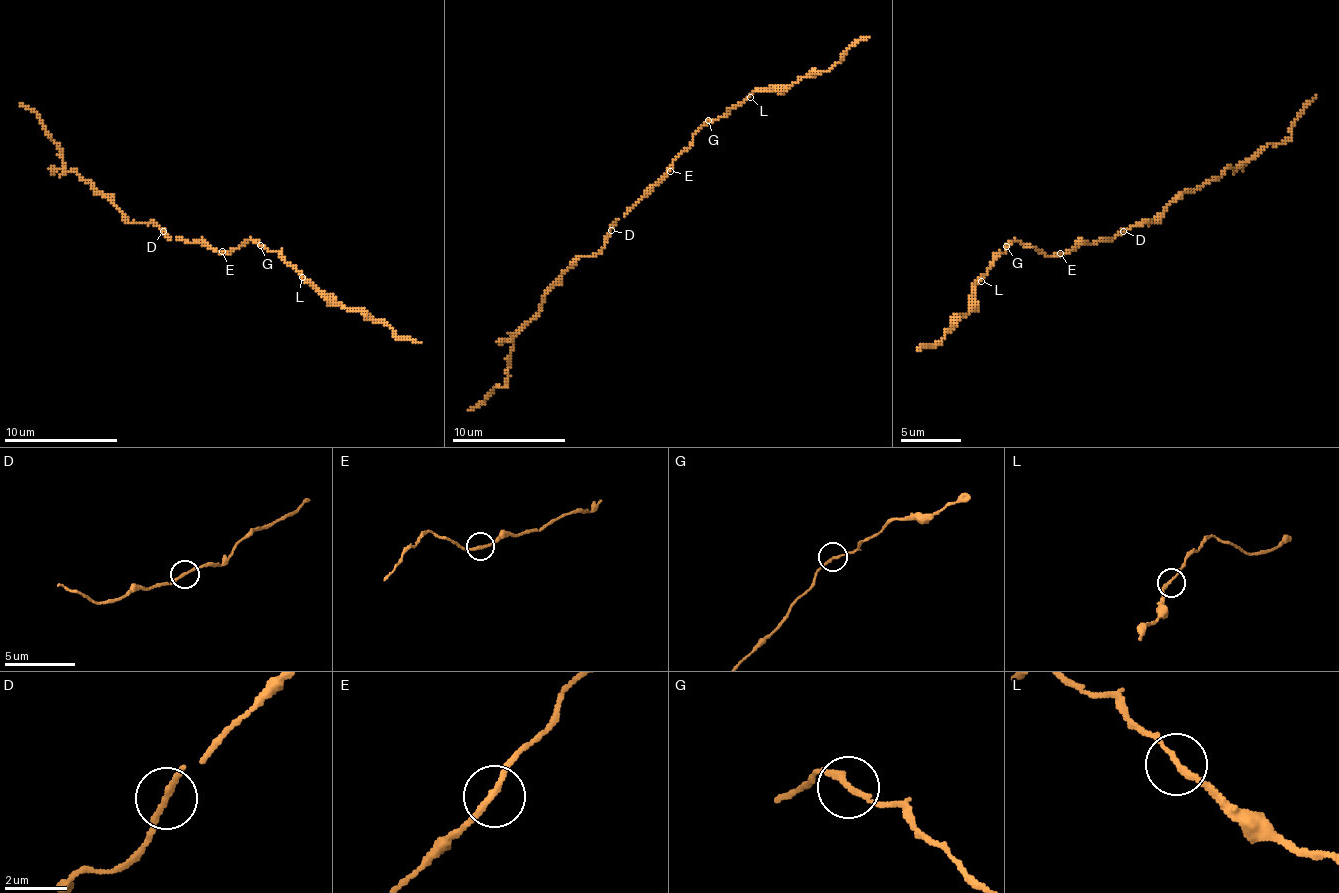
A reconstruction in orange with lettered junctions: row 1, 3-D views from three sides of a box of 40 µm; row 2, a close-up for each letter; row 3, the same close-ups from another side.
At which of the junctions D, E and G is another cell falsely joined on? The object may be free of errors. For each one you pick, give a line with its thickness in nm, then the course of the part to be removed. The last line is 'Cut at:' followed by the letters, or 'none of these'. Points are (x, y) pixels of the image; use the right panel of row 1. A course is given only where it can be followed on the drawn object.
Cut at: none of these

